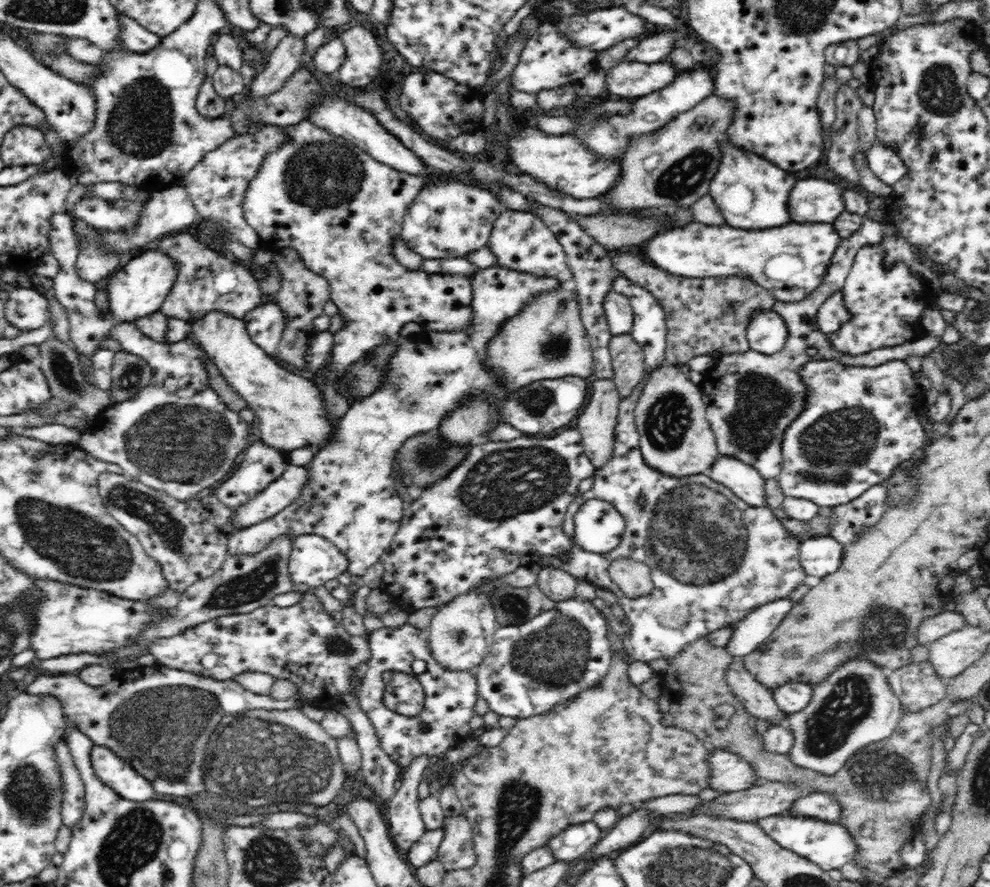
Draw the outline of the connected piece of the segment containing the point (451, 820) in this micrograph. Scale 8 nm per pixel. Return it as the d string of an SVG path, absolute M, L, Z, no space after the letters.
M462 814L445 817L444 836L437 850L437 860L446 871L471 869L476 864L471 822Z

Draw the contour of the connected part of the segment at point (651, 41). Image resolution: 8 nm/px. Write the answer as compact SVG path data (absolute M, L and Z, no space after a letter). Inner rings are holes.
M671 32L659 33L651 37L640 38L638 44L632 50L629 50L624 61L630 62L652 62L666 61L667 56L676 47L675 42L687 37L686 32Z

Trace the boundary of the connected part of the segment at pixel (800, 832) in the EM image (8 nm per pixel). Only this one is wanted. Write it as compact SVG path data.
M782 814L768 815L766 818L757 819L756 823L782 848L814 862L825 871L838 870L848 862L854 863L859 854L859 846L855 837L840 822L828 822L825 819L811 816Z

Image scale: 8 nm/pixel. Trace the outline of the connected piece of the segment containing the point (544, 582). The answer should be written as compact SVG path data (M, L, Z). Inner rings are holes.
M542 567L537 576L537 584L541 591L549 596L553 602L568 599L576 594L578 579L570 573L552 567Z

